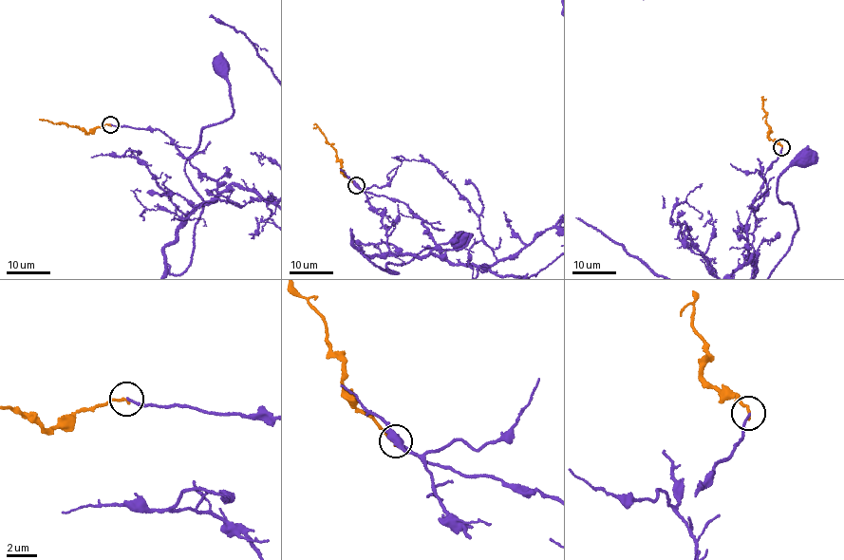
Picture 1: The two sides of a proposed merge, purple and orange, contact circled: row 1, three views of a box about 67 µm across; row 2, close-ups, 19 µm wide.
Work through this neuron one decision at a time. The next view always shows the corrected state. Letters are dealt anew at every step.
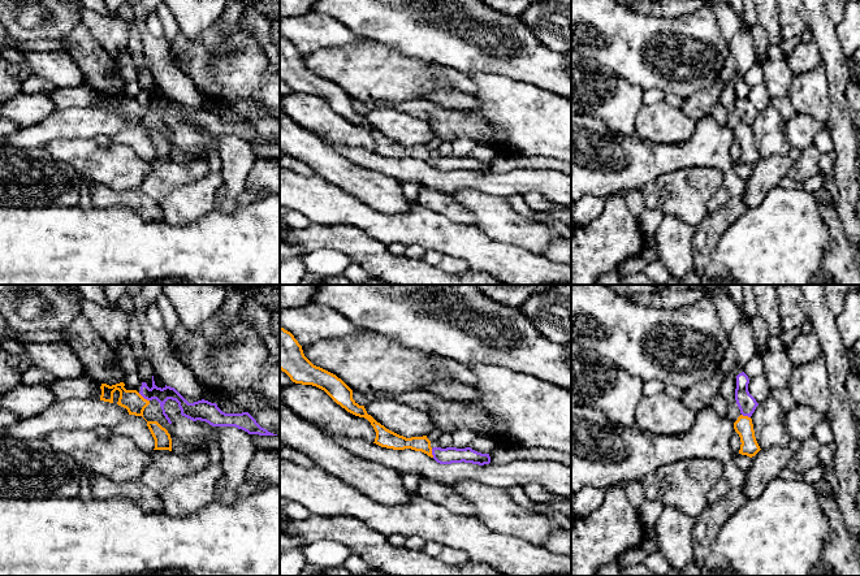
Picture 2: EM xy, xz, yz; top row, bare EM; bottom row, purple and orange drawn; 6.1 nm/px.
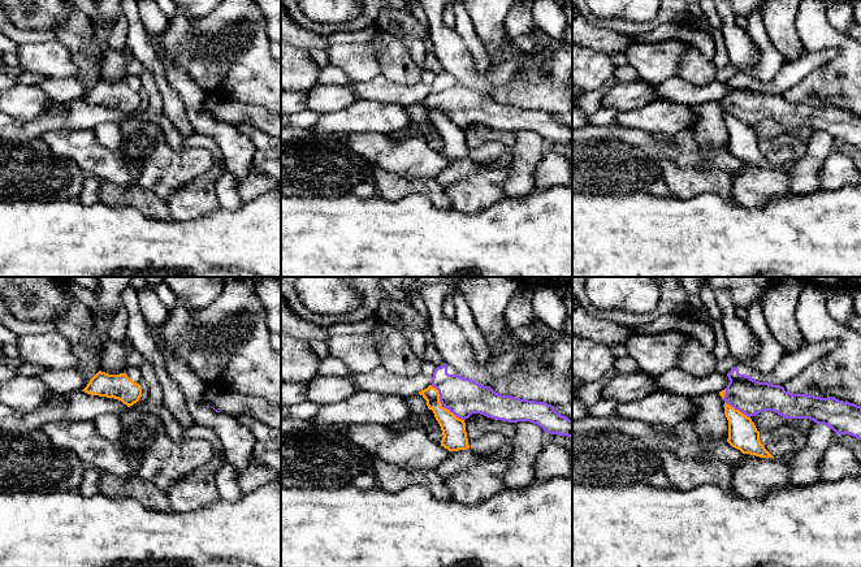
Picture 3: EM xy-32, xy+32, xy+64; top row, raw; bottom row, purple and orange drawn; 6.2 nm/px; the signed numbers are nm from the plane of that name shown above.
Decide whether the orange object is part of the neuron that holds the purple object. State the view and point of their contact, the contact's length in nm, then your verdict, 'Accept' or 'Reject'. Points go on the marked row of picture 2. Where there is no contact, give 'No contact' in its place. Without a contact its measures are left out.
Touches purple at xy (143, 397). Shared border 90 nm. Accept

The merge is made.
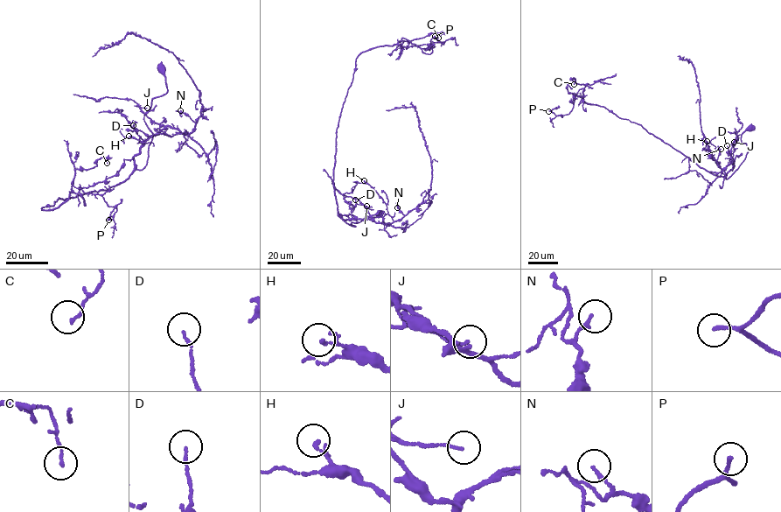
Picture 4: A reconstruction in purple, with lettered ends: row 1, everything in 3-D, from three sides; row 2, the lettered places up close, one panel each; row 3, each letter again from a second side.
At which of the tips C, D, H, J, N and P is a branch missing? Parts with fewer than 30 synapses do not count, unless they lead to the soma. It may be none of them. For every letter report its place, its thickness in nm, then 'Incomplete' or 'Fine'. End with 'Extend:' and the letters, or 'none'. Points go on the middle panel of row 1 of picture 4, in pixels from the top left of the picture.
C: Place: (438, 38). Thickness 130 nm. Fine
D: Place: (355, 199). Thickness 110 nm. Fine
H: Place: (364, 180). Thickness 120 nm. Fine
J: Place: (366, 206). Thickness 120 nm. Fine
N: Place: (397, 207). Thickness 150 nm. Fine
P: Place: (435, 36). Thickness 150 nm. Incomplete
Extend: P

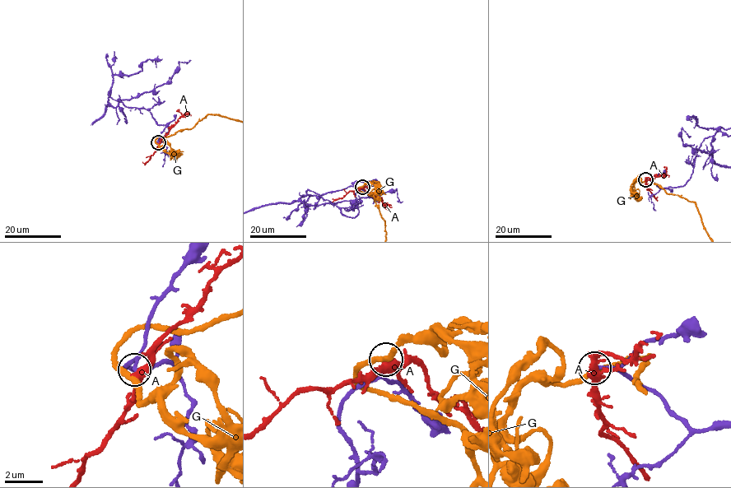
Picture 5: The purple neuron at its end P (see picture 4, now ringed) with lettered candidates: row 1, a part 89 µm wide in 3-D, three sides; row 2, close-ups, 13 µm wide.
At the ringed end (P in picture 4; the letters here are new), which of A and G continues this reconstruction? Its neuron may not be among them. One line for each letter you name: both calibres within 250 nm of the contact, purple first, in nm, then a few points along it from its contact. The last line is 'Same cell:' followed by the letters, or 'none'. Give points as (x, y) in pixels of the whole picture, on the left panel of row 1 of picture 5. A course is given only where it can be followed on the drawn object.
Same cell: none

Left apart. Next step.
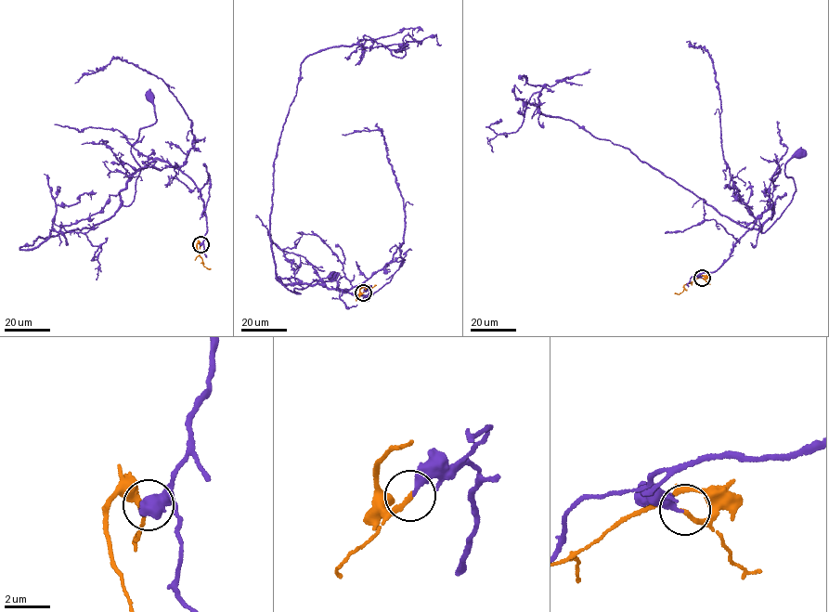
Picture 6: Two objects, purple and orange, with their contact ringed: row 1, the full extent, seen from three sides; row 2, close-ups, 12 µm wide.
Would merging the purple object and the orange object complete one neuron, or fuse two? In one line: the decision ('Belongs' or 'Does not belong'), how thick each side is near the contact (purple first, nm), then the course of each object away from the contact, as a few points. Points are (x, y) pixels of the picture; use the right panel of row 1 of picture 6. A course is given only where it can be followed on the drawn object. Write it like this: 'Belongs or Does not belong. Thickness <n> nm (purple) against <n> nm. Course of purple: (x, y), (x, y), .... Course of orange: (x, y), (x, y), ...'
Belongs. Thickness 300 nm (purple) against 200 nm. Course of purple: (702, 278), (729, 257), (770, 205), (774, 214), (762, 233), (780, 217), (796, 188), (784, 165), (800, 153). Course of orange: (702, 278), (699, 276), (683, 285), (679, 294), (675, 292)

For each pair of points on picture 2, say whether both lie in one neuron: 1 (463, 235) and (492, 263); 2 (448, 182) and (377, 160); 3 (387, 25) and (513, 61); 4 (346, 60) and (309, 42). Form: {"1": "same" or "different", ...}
{"1": "same", "2": "same", "3": "same", "4": "different"}

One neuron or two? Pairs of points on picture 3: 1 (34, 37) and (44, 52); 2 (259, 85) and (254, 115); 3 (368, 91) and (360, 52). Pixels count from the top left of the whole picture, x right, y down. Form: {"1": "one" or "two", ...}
{"1": "two", "2": "two", "3": "two"}

